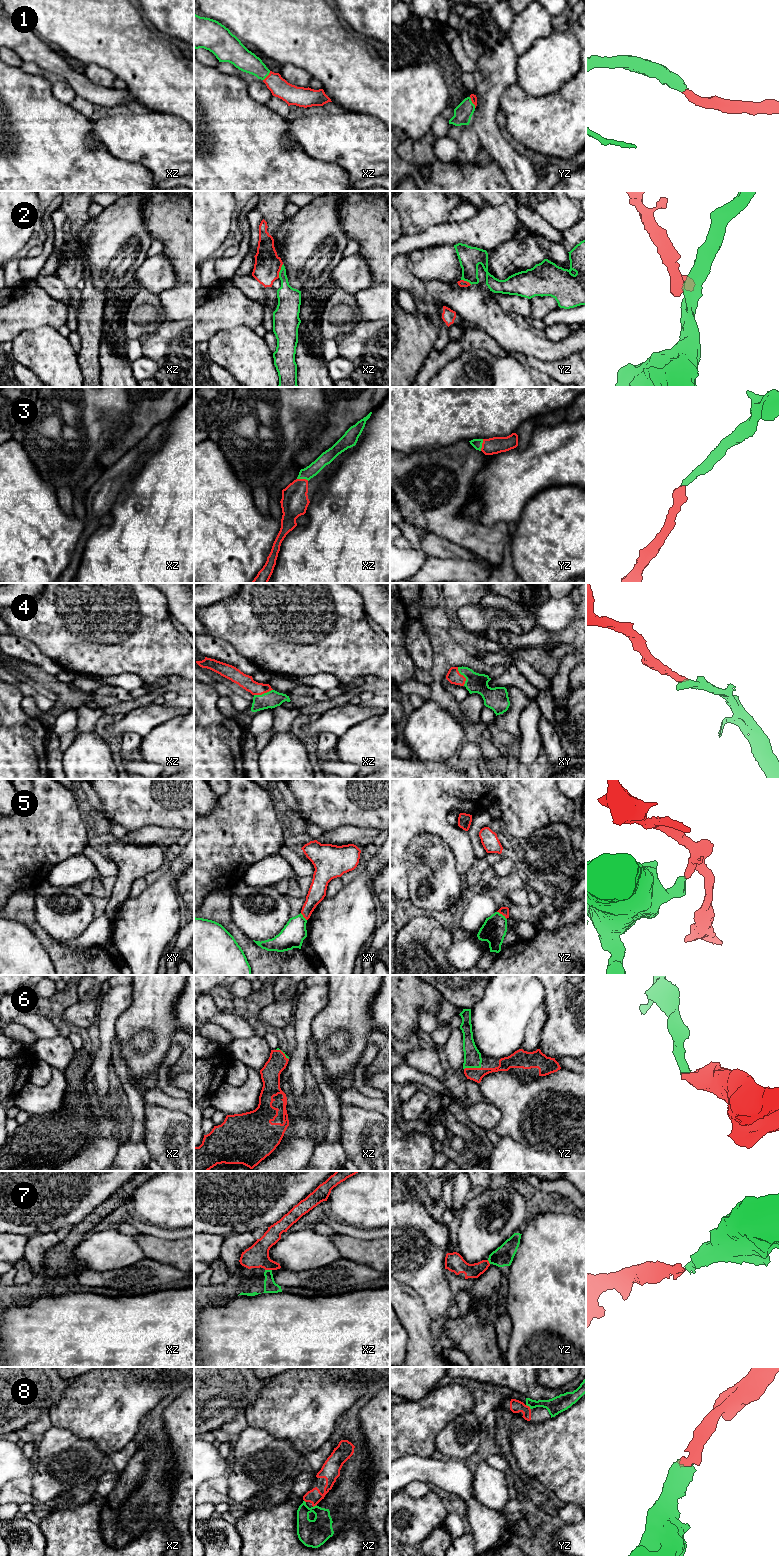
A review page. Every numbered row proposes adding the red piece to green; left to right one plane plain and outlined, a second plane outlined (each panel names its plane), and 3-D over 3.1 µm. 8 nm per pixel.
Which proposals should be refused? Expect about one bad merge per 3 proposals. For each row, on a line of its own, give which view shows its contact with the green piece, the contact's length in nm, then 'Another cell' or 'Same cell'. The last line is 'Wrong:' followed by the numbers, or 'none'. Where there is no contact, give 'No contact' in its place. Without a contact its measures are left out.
1: Touches green in yz. Shared border 100 nm. Same cell
2: Touches green in xz. Shared border 120 nm. Another cell
3: Touches green in yz. Shared border 100 nm. Same cell
4: Touches green in xy. Shared border 160 nm. Same cell
5: Touches green in yz. Shared border 100 nm. Another cell
6: Touches green in yz. Shared border 140 nm. Same cell
7: Touches green in xz. Shared border 60 nm. Same cell
8: Touches green in yz. Shared border 60 nm. Same cell
Wrong: 2, 5

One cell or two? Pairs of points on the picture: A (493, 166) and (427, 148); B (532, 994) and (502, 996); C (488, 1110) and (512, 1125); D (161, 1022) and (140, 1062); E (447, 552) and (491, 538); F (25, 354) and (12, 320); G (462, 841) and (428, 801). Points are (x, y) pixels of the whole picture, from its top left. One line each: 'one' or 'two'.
A: one
B: one
C: two
D: one
E: two
F: two
G: one

